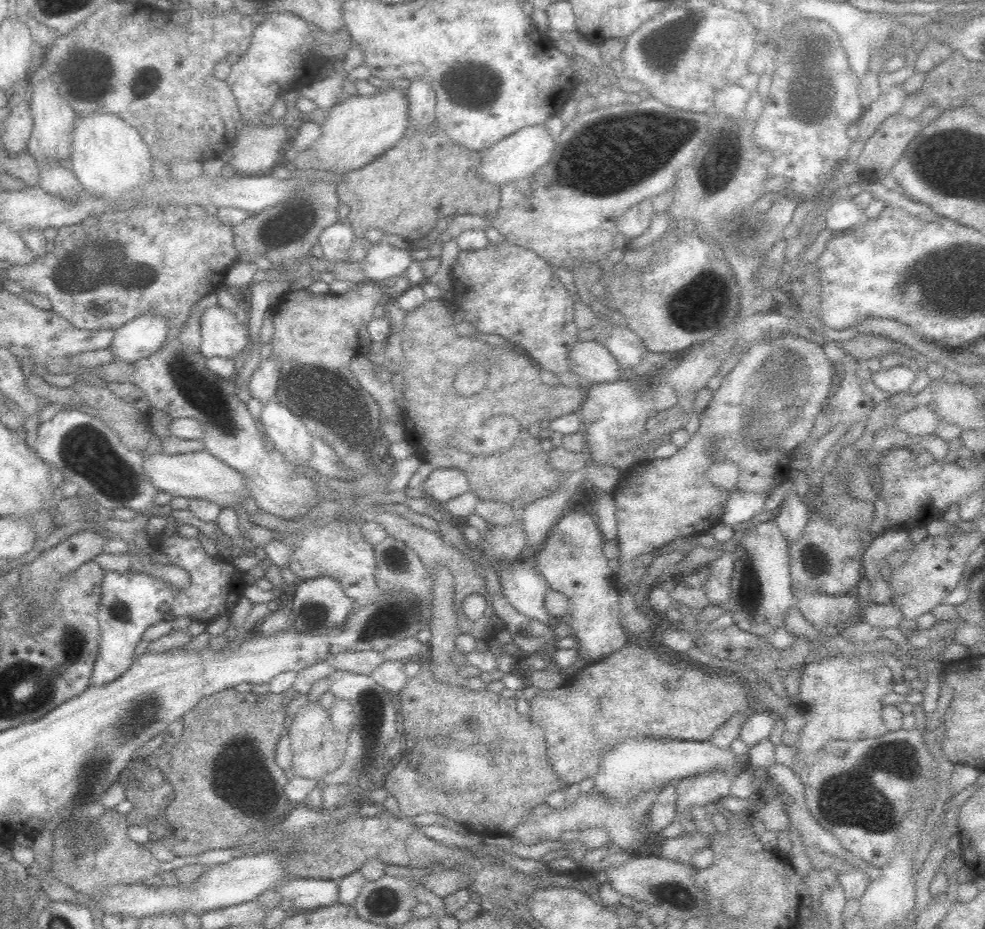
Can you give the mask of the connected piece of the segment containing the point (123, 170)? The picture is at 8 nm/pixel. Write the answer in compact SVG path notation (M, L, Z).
M90 114L76 122L74 142L72 142L72 170L86 192L112 200L124 196L152 178L150 170L152 154L142 142L136 128L126 124L114 114Z

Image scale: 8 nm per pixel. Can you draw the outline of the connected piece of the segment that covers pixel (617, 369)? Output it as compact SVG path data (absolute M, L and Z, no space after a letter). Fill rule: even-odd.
M592 339L574 343L568 354L568 363L569 373L594 383L614 382L626 374L618 359Z

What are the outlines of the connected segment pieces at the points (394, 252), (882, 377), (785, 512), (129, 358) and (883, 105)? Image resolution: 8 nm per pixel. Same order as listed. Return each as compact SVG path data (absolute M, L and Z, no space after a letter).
M379 240L360 261L368 281L383 282L391 277L405 274L413 262L412 250L396 248Z
M902 361L896 366L887 369L880 368L872 374L866 374L873 387L881 388L886 394L896 394L898 392L908 392L910 384L920 371L912 371L906 367Z
M790 493L775 510L773 519L786 539L786 546L803 533L813 510L796 493Z
M142 314L114 331L109 349L113 350L119 364L138 362L160 350L168 340L169 329L164 317Z
M898 84L894 88L890 88L886 94L880 94L880 98L858 120L860 138L870 138L888 116L896 114L902 108L904 100L906 100L906 92Z

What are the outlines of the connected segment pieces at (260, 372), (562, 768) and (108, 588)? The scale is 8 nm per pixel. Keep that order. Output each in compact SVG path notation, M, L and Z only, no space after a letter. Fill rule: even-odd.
M277 358L262 359L253 371L248 388L251 396L258 399L263 405L275 398L278 379L280 378L280 363Z
M631 640L620 650L605 656L586 667L578 669L560 688L539 689L529 701L530 714L534 724L540 724L546 738L548 760L554 772L564 780L566 786L594 777L599 770L603 755L618 742L630 738L652 736L652 738L670 740L709 740L719 726L736 719L746 710L750 691L739 677L732 673L728 664L706 662L703 670L689 663L682 666L673 659L660 656L652 649L652 644Z
M171 529L160 534L158 538L152 538L152 543L157 550L170 558L170 563L188 572L190 584L186 588L174 587L162 579L154 578L146 571L105 572L97 615L101 632L99 653L93 666L89 686L102 686L122 676L135 659L134 648L142 640L142 634L152 624L180 616L187 616L196 621L226 618L248 584L245 573L232 565L231 559L208 556L198 538L186 538ZM162 605L166 606L166 611L160 609Z

